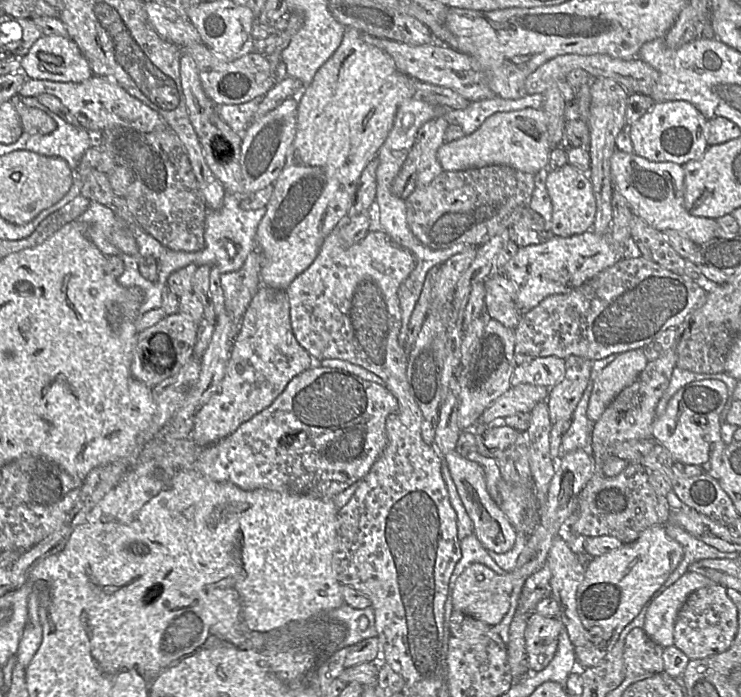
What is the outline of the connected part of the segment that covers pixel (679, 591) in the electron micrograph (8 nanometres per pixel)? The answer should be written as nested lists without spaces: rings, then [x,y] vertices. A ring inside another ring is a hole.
[[[684,573],[650,602],[643,630],[661,647],[674,646],[674,626],[679,610],[692,592],[711,584],[715,583],[701,574]]]

